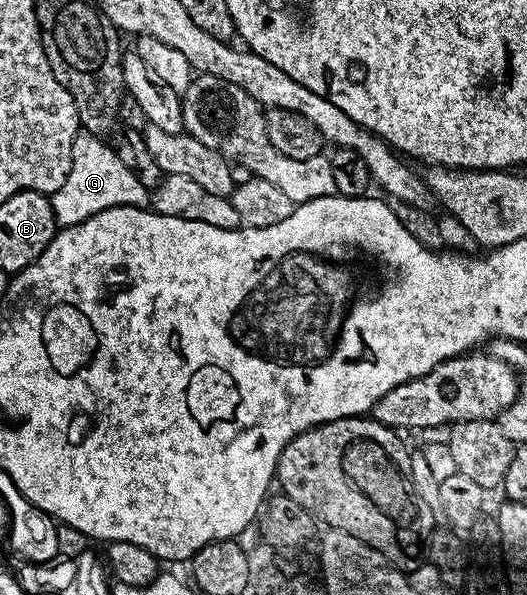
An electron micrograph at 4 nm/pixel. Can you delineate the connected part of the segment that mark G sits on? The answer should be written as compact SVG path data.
M79 131L75 135L67 183L63 183L63 187L59 187L59 191L51 197L53 214L58 226L83 223L91 215L107 211L111 207L120 205L145 207L150 204L150 190L145 189L143 184L135 179L135 175L123 165L123 159L119 159L116 151L101 141L104 140L95 133Z

